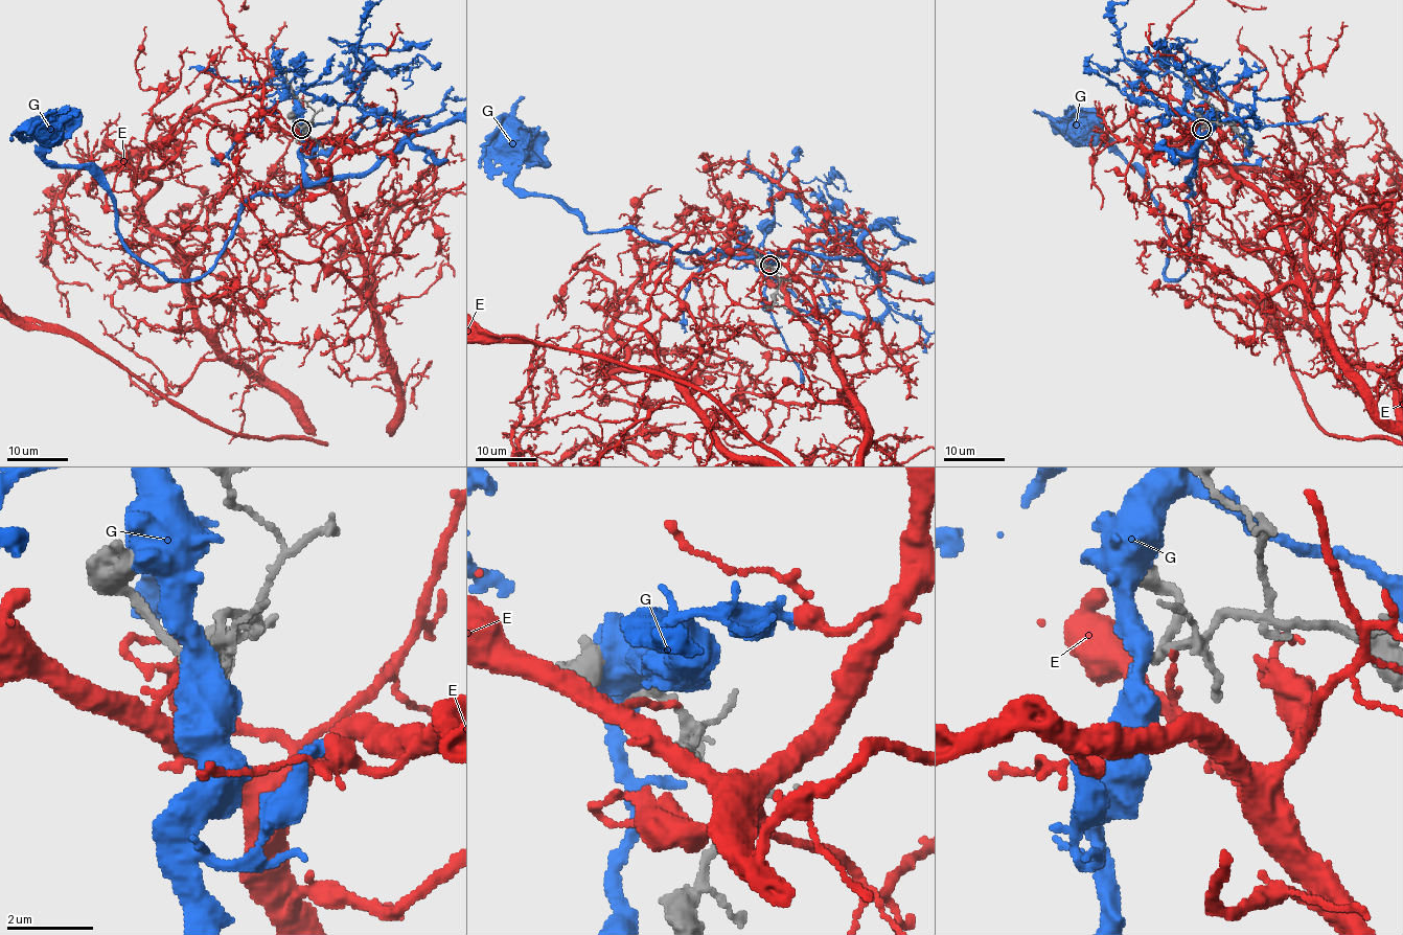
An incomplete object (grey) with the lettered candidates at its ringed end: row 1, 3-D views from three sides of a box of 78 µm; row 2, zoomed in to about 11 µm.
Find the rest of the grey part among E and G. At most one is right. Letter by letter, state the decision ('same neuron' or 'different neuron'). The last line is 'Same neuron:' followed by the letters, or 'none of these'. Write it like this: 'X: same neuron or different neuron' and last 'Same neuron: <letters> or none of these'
E: different neuron
G: different neuron
Same neuron: none of these

